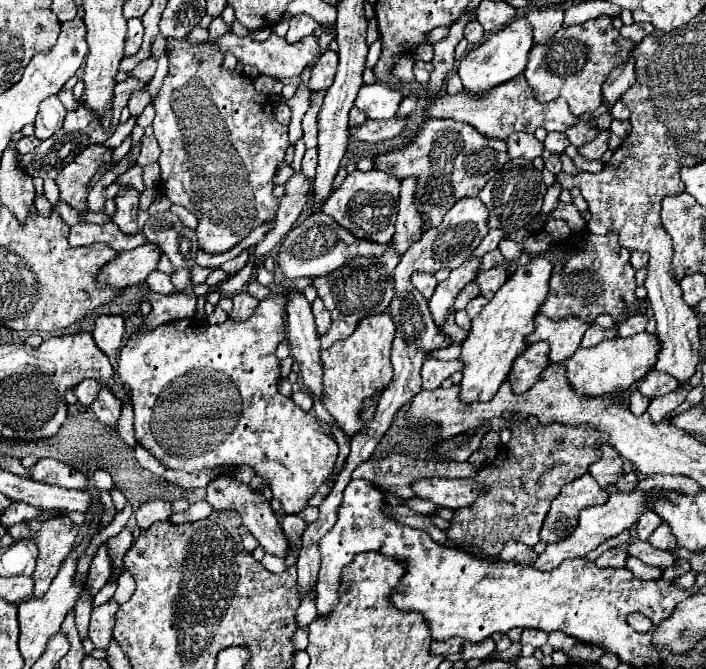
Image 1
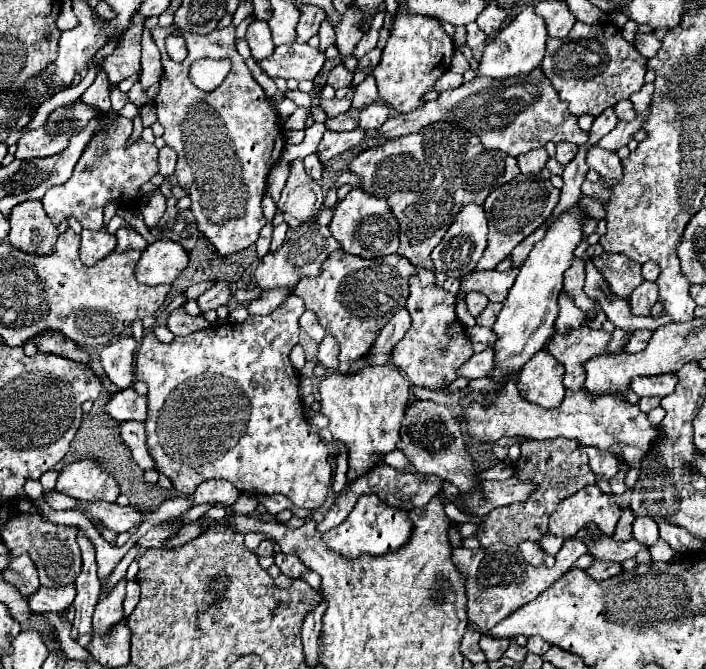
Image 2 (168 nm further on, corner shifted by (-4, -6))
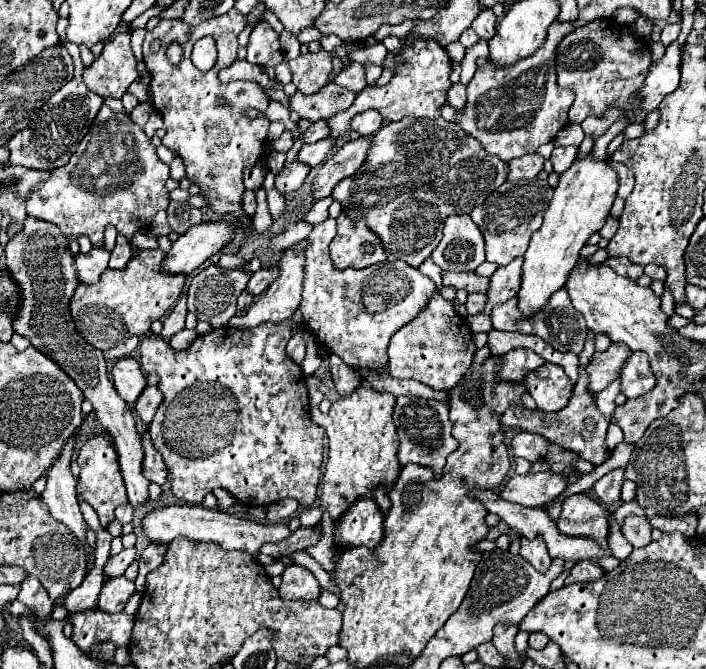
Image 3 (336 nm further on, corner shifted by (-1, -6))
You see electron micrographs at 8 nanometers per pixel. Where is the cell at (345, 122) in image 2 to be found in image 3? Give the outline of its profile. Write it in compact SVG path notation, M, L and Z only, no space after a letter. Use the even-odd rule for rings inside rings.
M315 121L307 133L305 133L305 143L315 143L319 139L329 137L329 129L327 129L327 121Z

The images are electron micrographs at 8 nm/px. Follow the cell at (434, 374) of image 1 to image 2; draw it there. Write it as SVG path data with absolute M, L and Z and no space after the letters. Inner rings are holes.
M490 347L482 353L472 355L472 359L468 363L464 363L464 367L460 367L460 375L468 377L468 379L488 377L492 371L494 371L494 353Z

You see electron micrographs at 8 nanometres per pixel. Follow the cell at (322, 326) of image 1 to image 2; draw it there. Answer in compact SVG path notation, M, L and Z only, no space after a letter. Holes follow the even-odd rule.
M326 333L326 337L324 337L324 341L320 343L320 353L318 353L318 361L328 369L328 371L338 371L338 365L340 365L340 361L338 361L338 343L336 343L336 339L334 337L330 337L328 333Z

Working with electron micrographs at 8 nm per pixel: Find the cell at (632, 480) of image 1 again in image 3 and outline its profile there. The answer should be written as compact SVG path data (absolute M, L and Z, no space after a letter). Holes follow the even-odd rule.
M613 469L611 473L603 475L593 485L593 491L595 491L595 495L599 497L601 503L611 505L611 503L621 499L621 485L623 485L623 481L625 481L625 471L623 469Z

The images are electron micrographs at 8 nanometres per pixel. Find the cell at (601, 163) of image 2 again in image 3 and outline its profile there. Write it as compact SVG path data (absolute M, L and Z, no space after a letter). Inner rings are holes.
M607 161L607 163L609 163L609 167L613 167L613 169L617 171L617 175L619 175L619 191L617 191L617 197L625 199L625 197L633 191L633 183L635 183L633 173L631 173L631 169L627 169L627 167L621 165L621 163L613 163L613 161Z

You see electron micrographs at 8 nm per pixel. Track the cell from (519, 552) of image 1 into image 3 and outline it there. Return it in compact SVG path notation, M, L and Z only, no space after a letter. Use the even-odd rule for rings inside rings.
M525 537L521 539L521 557L527 559L541 573L545 573L549 569L549 565L551 565L551 557L547 553L545 541L539 539L539 537L533 539L533 541L529 541Z

